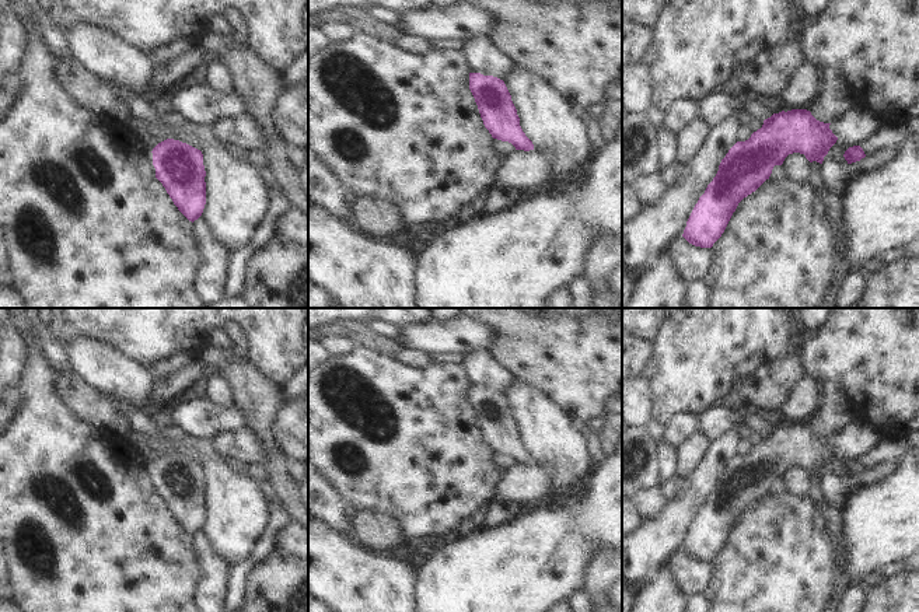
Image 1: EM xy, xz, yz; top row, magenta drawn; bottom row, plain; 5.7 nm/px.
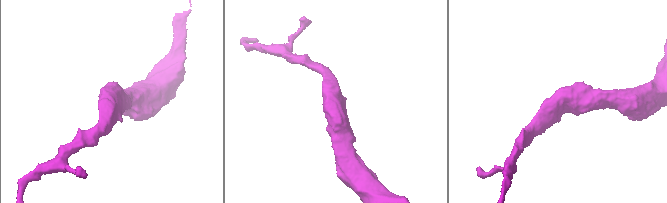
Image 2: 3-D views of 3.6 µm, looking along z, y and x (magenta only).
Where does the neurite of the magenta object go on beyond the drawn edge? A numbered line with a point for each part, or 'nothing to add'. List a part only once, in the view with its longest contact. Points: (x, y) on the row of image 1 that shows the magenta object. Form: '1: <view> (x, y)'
nothing to add

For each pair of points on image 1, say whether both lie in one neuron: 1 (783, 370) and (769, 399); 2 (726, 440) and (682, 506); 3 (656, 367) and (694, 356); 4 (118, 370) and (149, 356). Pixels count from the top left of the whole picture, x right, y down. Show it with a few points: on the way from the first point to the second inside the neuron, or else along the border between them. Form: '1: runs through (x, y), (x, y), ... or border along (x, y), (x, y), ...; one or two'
1: runs through (778, 377), (769, 385), (769, 392); one
2: runs through (715, 457), (715, 462), (696, 489); one
3: runs through (666, 367), (684, 366); one
4: border along (108, 342), (151, 370); two

